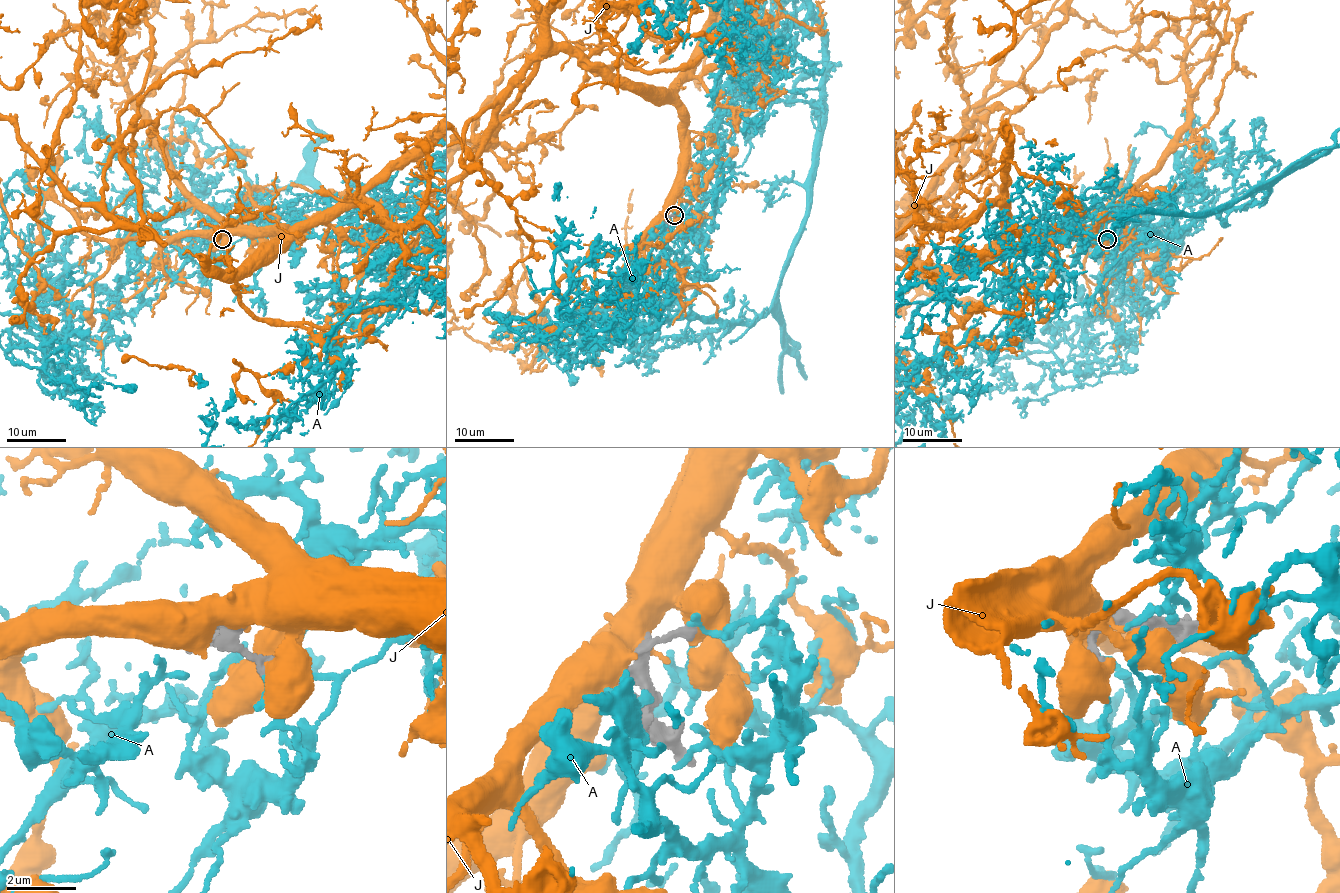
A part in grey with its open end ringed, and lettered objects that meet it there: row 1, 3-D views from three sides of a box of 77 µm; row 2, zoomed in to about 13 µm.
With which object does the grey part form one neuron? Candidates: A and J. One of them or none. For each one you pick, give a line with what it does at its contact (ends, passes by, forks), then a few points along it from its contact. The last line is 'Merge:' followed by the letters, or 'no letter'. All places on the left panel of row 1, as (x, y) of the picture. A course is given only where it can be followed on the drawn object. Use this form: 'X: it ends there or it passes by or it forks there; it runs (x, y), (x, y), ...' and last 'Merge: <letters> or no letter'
Merge: no letter

